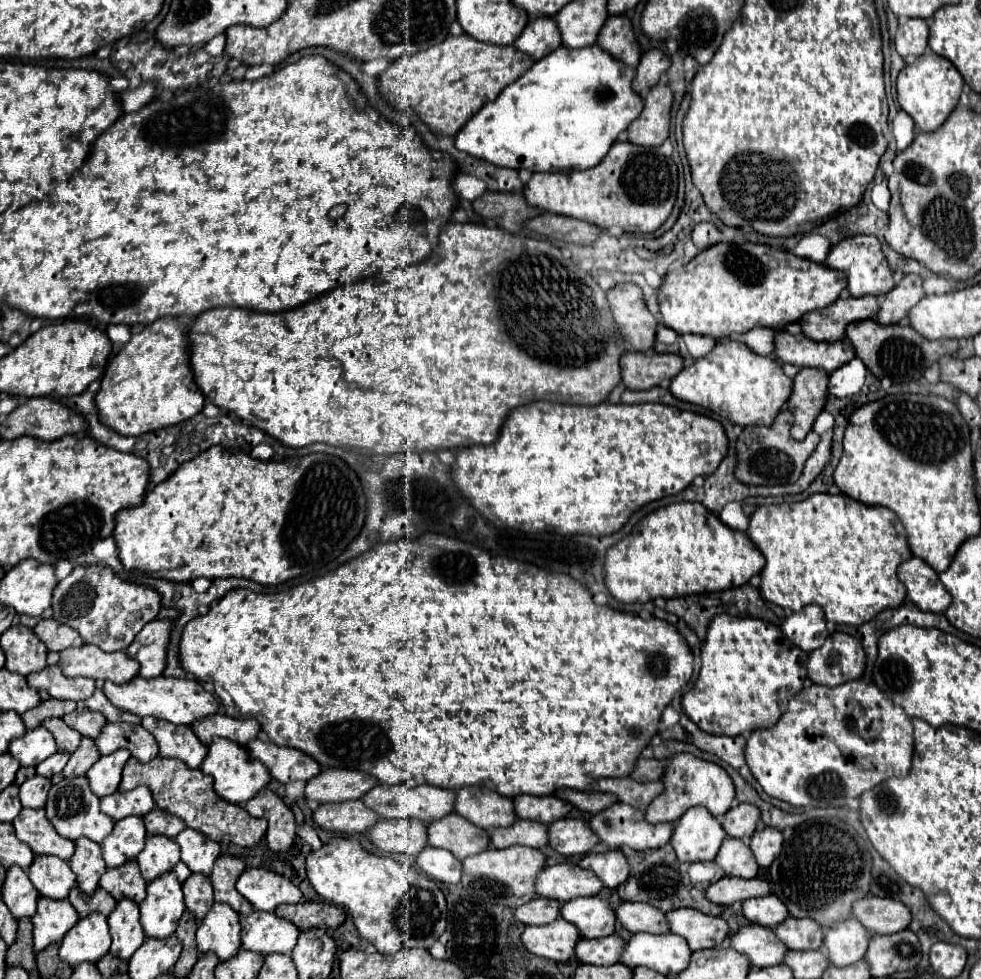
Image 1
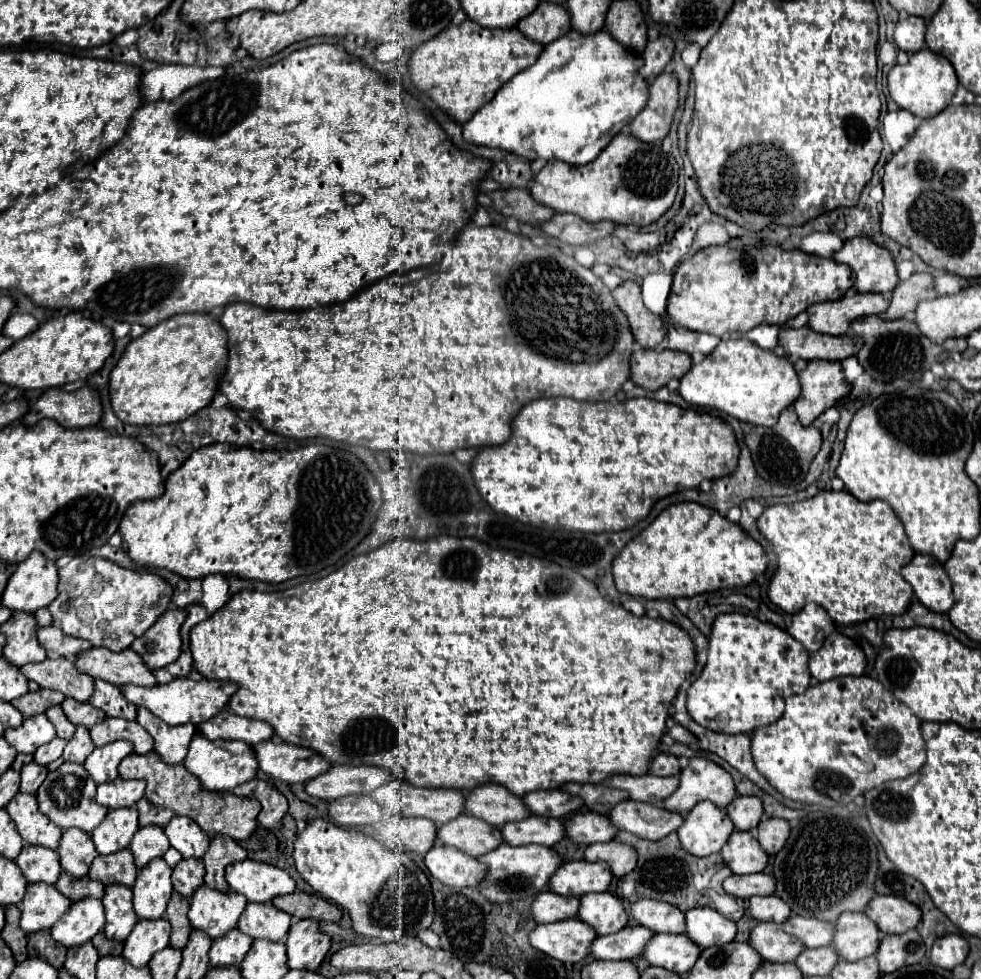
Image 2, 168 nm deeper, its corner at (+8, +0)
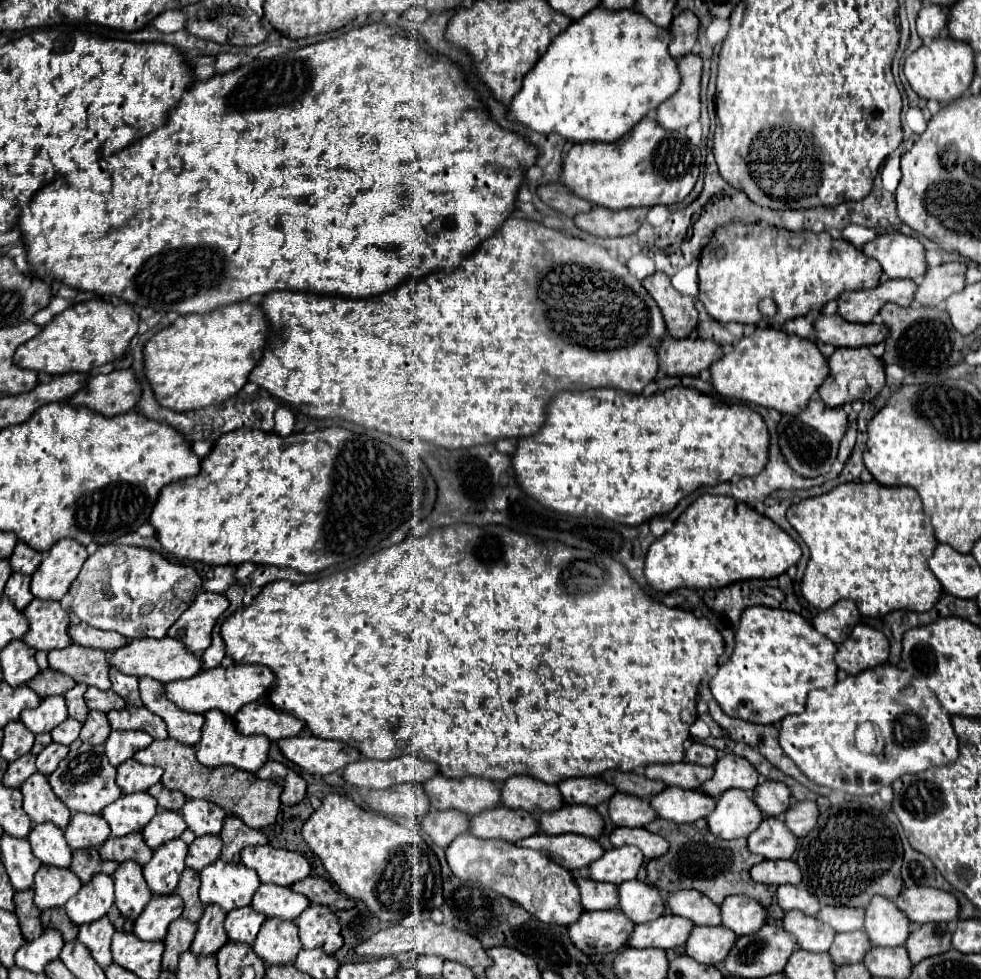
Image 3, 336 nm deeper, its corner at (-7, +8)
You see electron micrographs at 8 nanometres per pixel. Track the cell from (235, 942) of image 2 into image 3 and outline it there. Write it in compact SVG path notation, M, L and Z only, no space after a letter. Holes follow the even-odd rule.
M242 907L242 909L234 909L226 915L224 929L226 929L226 935L230 941L252 945L256 941L256 935L264 921L266 919L260 913L256 913L252 907Z

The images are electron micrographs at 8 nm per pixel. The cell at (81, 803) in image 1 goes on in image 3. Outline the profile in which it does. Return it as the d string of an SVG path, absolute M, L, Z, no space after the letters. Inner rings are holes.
M82 743L76 751L70 751L58 765L56 773L52 773L50 785L56 793L56 797L72 811L72 813L92 813L100 815L104 807L108 807L112 801L116 801L122 791L114 781L116 767L112 767L104 755L104 745L88 745Z

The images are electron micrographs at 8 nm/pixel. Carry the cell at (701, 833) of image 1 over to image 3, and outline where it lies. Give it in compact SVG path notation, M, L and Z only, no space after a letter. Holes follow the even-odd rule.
M728 789L716 799L716 809L706 817L708 829L720 839L748 837L762 821L760 809L746 791Z

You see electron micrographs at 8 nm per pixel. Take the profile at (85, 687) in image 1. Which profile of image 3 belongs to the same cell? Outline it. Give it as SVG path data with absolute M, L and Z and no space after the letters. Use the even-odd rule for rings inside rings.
M70 643L64 649L54 649L48 653L48 665L64 675L70 675L76 683L88 687L98 687L102 691L110 689L106 653L98 649L88 649Z

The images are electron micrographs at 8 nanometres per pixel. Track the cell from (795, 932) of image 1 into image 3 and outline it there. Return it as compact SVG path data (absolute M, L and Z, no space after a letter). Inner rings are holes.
M822 907L816 913L816 919L830 925L836 933L850 933L860 931L864 923L864 909L854 907Z

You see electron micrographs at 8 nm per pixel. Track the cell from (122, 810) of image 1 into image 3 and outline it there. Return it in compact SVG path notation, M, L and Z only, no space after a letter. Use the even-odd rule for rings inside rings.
M128 759L118 767L116 783L122 789L122 793L136 793L136 791L148 791L152 785L156 785L162 777L160 767L148 767L138 763L136 759Z

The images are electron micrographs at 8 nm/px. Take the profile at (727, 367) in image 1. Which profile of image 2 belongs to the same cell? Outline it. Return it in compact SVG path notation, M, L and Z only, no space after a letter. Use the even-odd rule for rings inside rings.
M747 337L723 339L717 349L681 377L681 397L693 405L707 405L753 425L773 427L785 407L801 393L793 363L785 355L765 351Z

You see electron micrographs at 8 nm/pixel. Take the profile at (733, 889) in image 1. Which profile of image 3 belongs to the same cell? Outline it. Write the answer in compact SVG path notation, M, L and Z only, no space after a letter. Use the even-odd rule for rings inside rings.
M762 861L750 869L750 877L756 883L764 885L798 885L800 883L800 871L794 861Z

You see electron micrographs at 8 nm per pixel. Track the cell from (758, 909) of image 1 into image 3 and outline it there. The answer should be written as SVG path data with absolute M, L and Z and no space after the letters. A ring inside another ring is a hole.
M780 885L776 891L776 899L784 911L798 909L806 915L816 915L820 909L816 897L812 897L806 889L796 887L796 885Z

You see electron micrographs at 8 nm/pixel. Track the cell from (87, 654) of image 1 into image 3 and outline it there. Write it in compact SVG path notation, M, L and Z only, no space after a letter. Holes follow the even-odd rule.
M164 637L164 639L132 639L124 647L110 653L108 665L120 669L126 675L152 677L160 683L168 683L168 681L176 681L176 679L188 679L202 669L200 657L186 651L186 647L180 641L170 639L170 637Z

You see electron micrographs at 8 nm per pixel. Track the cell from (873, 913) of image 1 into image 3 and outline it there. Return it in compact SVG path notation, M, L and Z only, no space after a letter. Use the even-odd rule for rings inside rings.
M908 887L894 899L898 909L912 923L954 921L958 917L958 901L954 895L934 887Z

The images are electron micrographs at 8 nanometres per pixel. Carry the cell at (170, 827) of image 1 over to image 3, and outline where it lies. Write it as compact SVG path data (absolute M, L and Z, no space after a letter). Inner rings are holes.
M156 783L154 787L150 787L148 793L158 801L162 809L168 809L168 811L180 811L186 803L186 797L180 791L168 791L162 783Z

